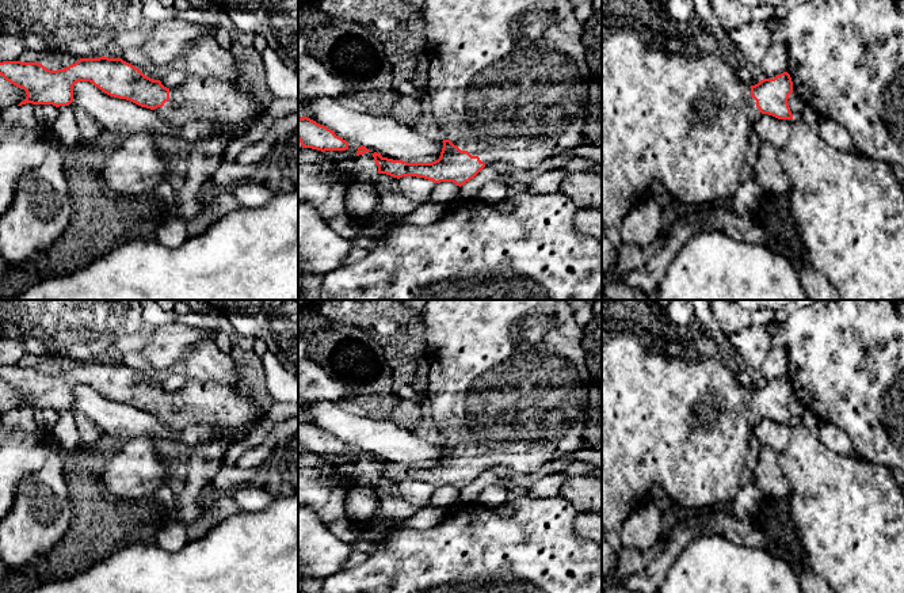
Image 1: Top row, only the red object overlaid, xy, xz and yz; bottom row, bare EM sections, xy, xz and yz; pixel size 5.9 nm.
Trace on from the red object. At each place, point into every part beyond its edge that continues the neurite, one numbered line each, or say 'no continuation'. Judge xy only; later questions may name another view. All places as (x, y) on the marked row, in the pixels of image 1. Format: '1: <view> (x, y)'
1: xy (225, 103)

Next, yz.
1: yz (667, 117)

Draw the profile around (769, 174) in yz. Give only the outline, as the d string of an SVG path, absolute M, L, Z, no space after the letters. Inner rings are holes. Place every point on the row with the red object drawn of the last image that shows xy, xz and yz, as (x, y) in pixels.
M762 141L754 167L754 179L764 194L782 194L790 191L790 180L781 166L778 151Z

